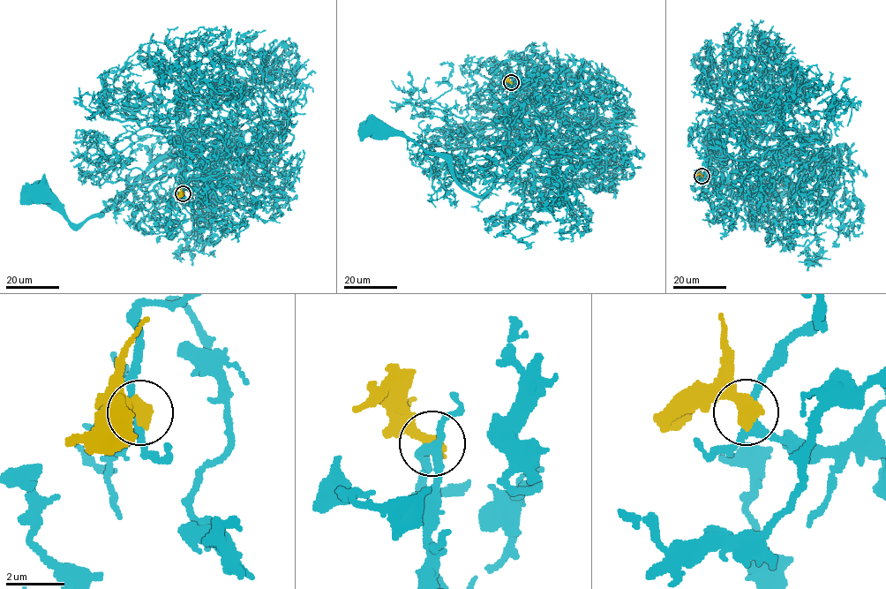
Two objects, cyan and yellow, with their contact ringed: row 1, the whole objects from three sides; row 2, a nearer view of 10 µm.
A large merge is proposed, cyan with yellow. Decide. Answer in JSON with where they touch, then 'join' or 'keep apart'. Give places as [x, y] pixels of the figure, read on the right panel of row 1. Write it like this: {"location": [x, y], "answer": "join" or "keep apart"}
{"location": [702, 176], "answer": "keep apart"}

